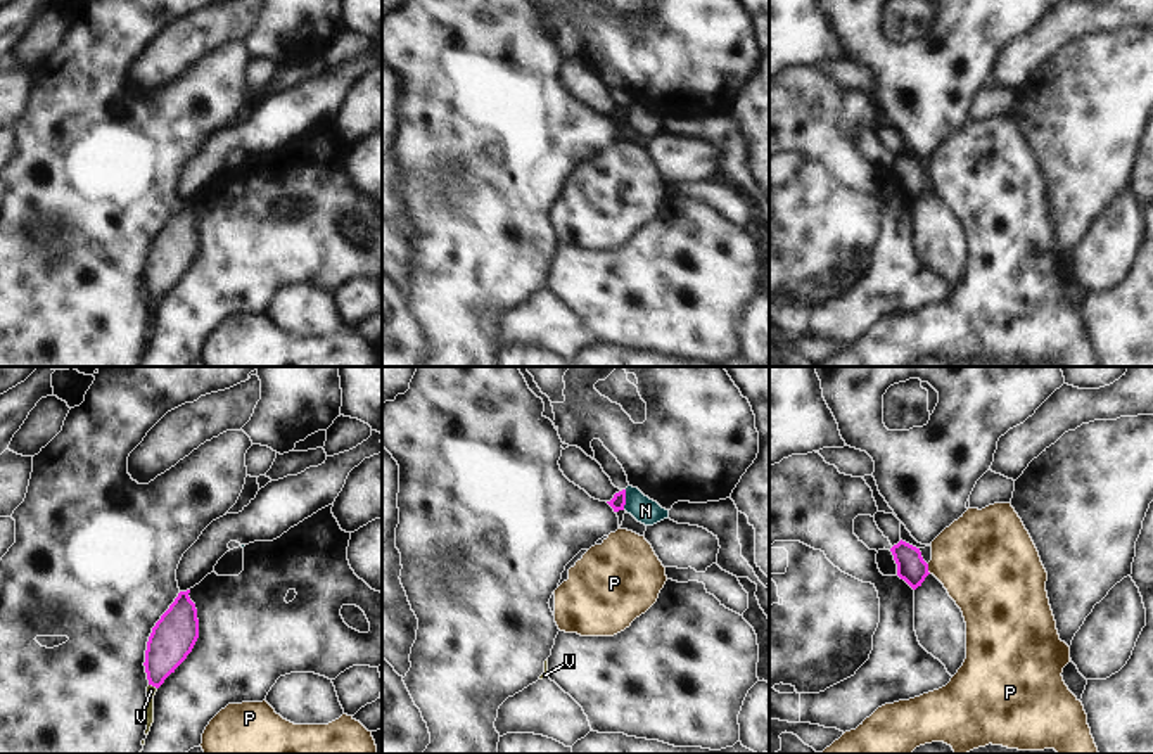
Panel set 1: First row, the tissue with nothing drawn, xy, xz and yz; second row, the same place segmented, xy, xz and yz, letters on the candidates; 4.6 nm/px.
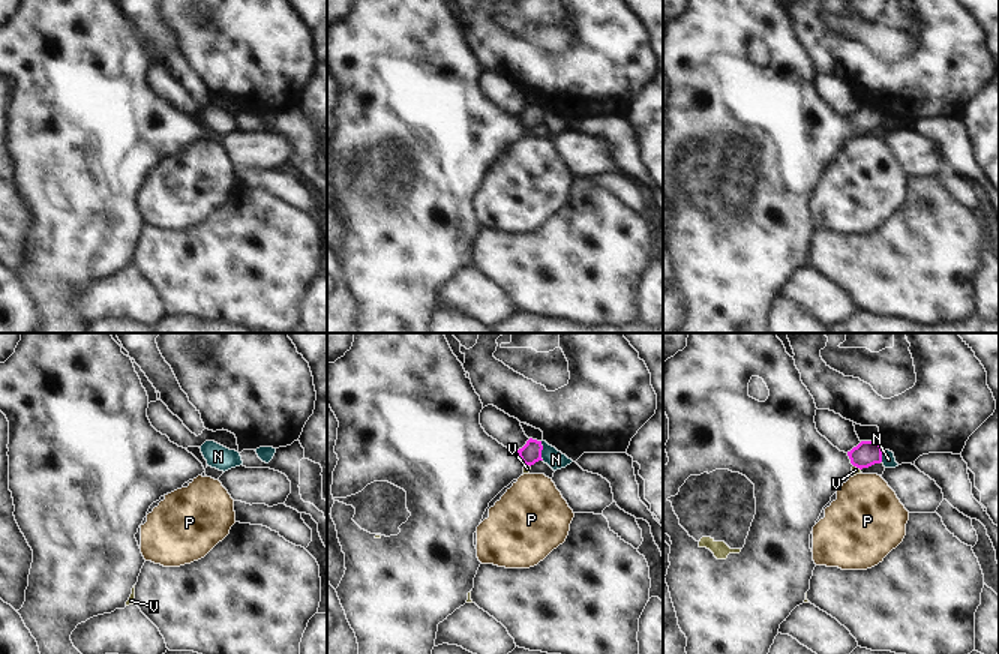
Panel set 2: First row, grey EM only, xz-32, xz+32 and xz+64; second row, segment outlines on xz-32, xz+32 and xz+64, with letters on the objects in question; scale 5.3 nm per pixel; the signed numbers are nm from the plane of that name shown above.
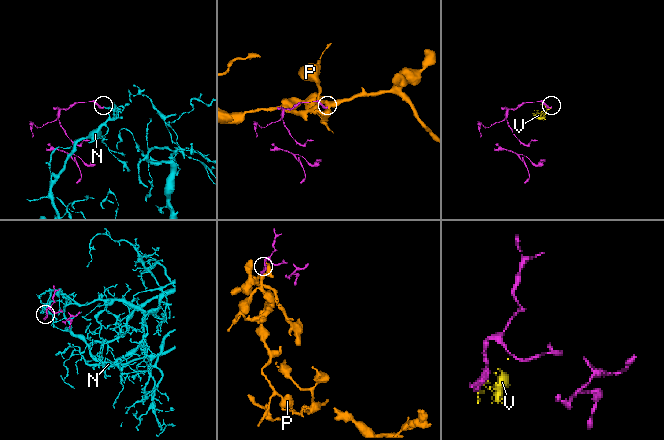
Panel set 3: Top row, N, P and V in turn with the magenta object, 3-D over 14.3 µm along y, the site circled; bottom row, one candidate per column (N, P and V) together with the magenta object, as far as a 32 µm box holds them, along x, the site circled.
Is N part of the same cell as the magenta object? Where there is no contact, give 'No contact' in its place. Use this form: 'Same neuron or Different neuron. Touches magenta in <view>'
Different neuron. Touches magenta in xz.

